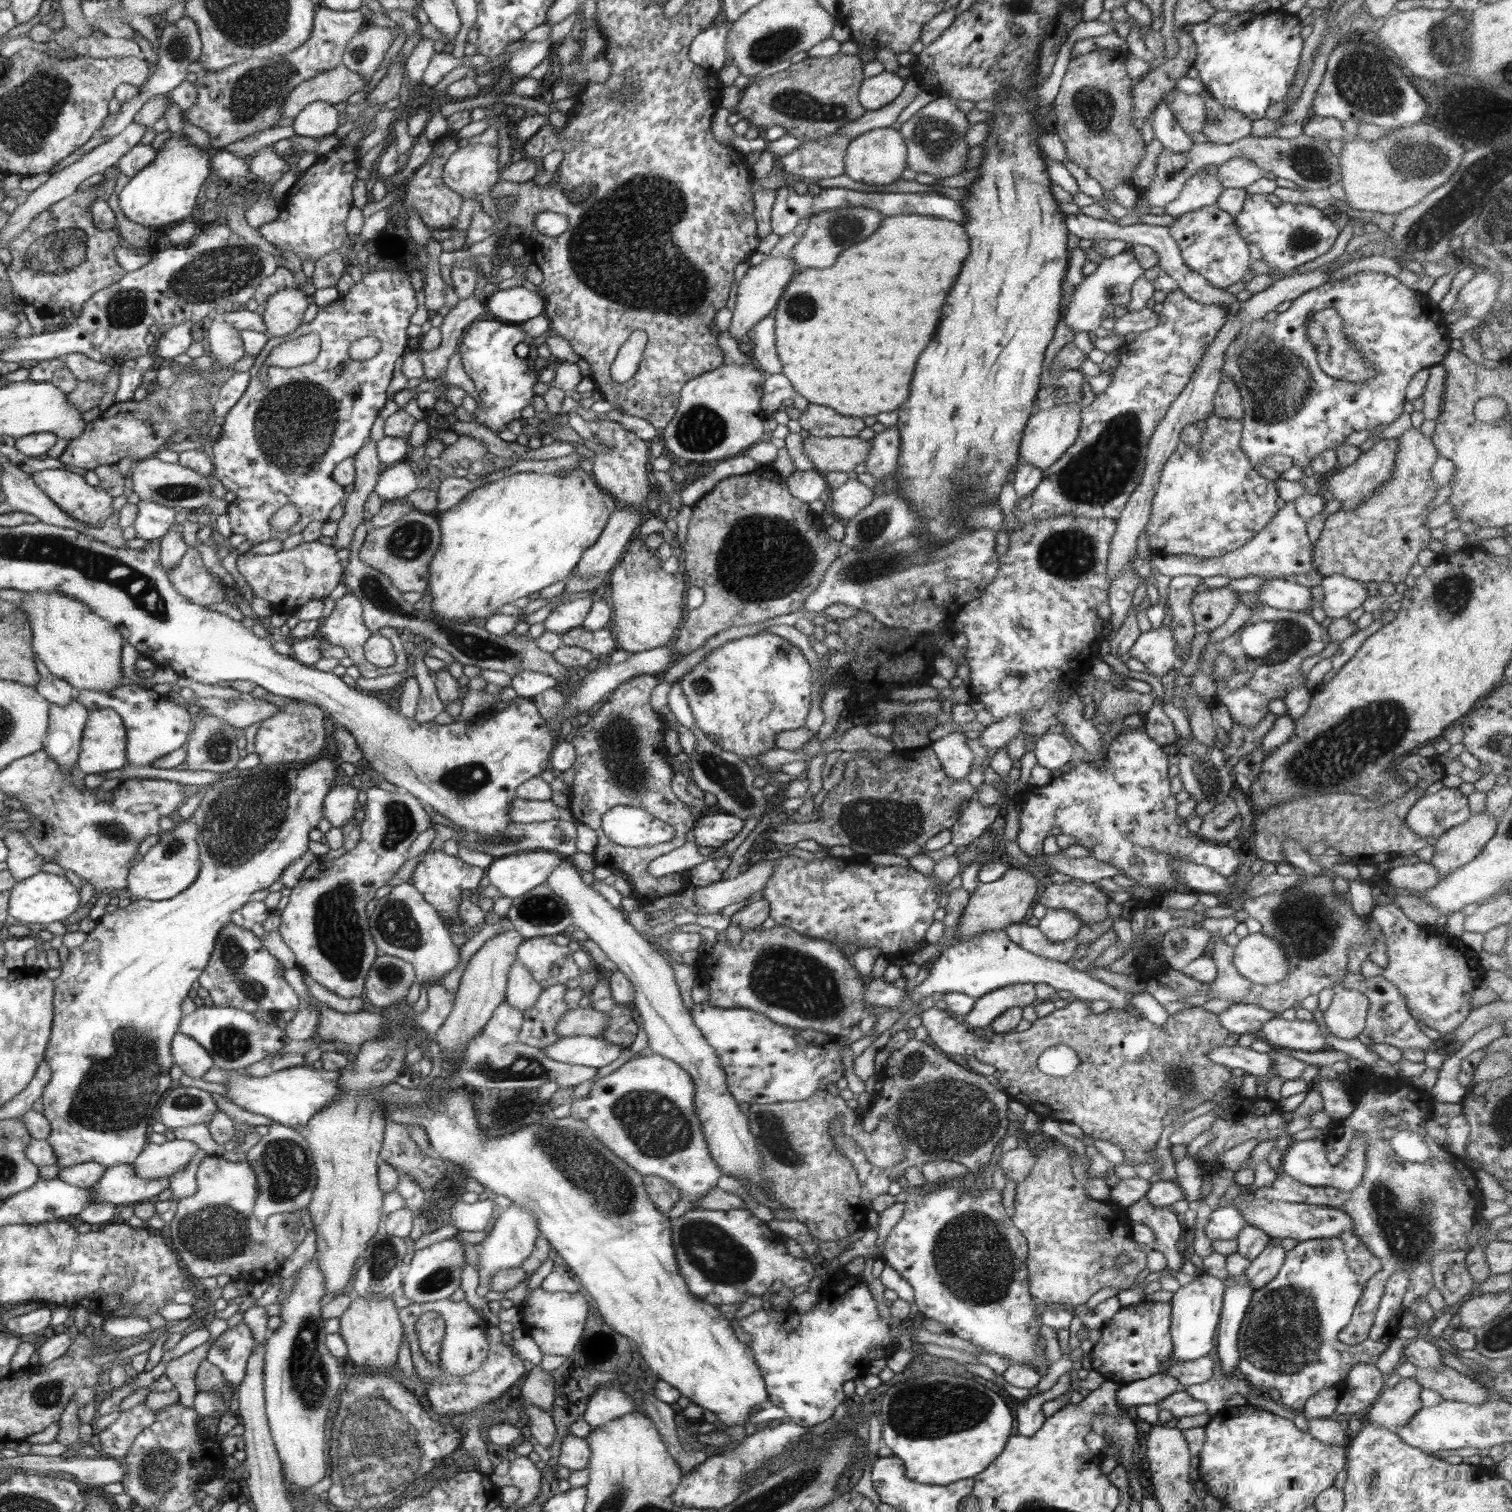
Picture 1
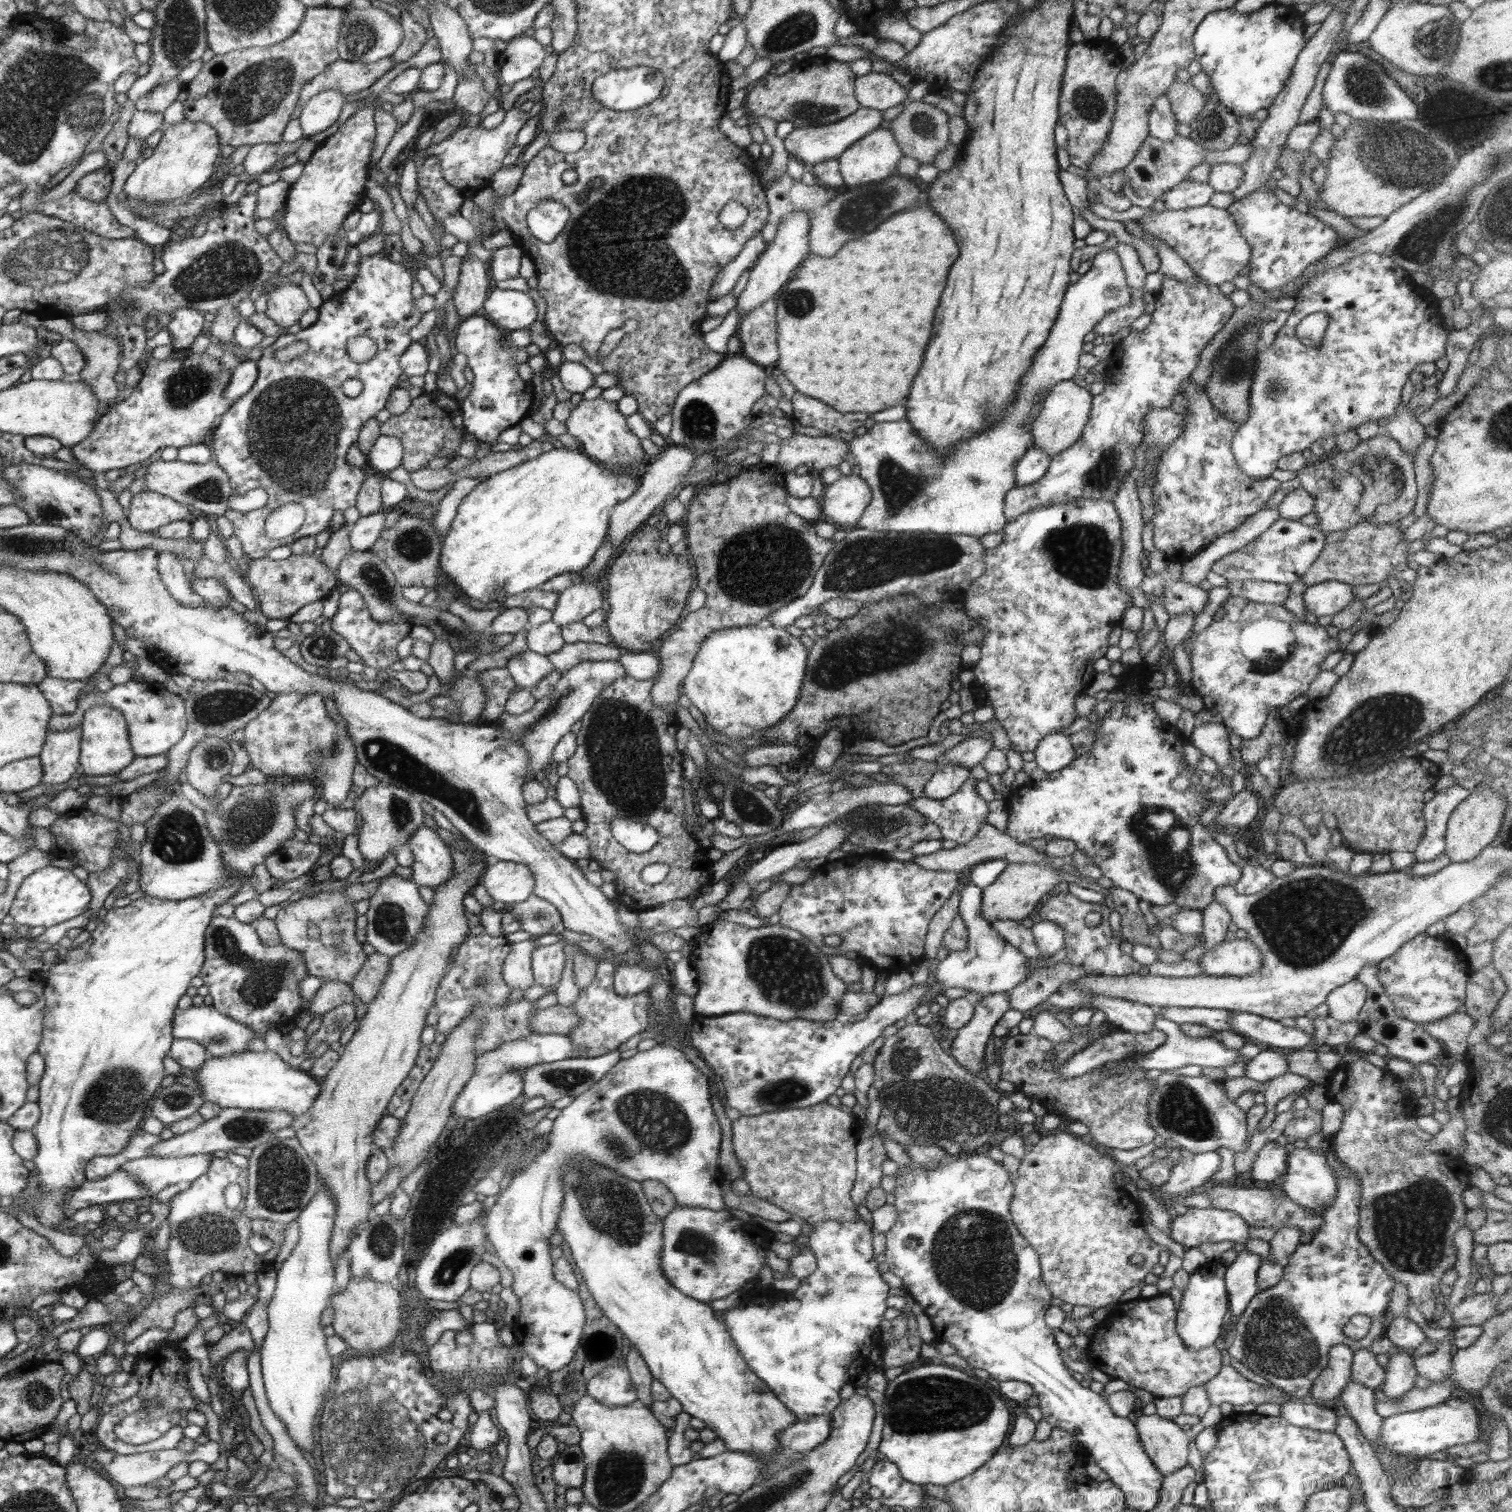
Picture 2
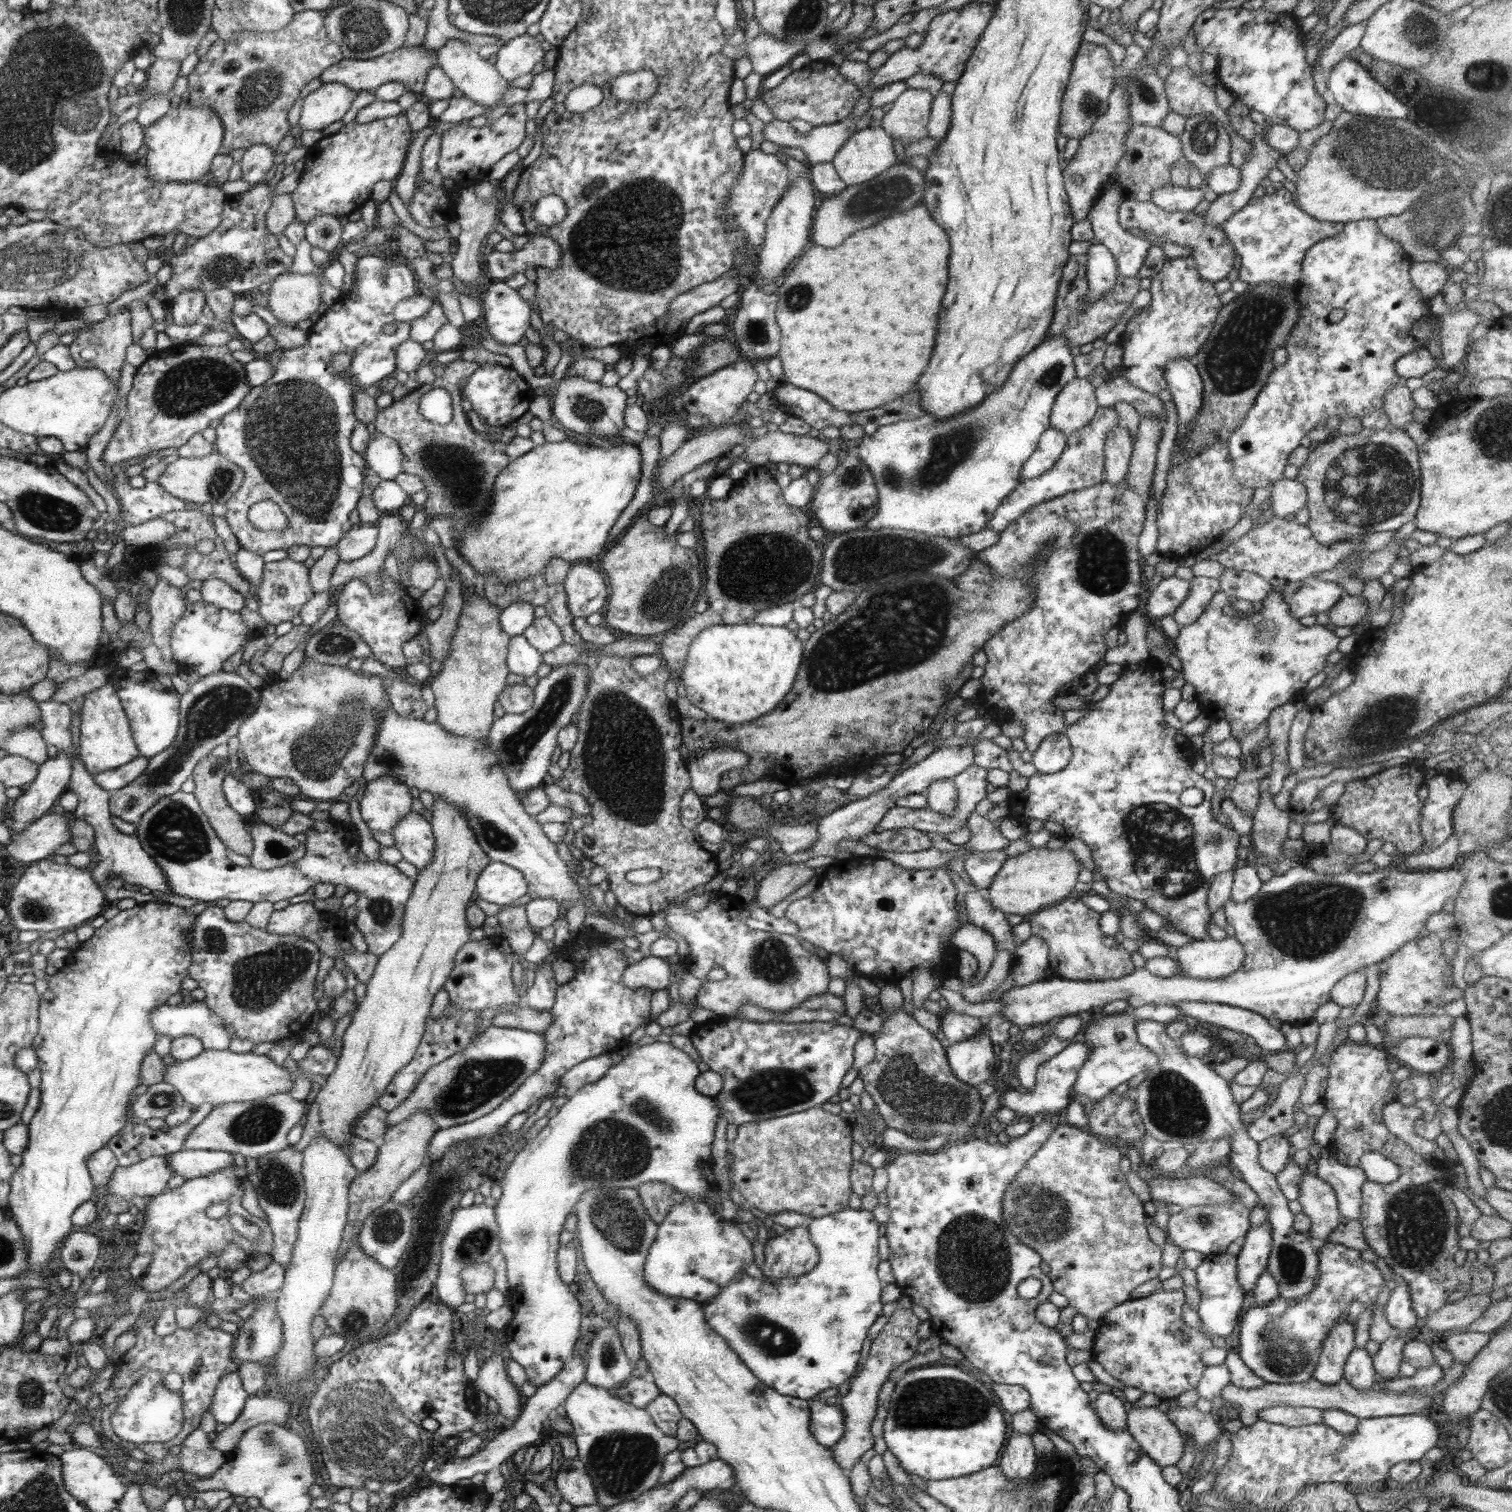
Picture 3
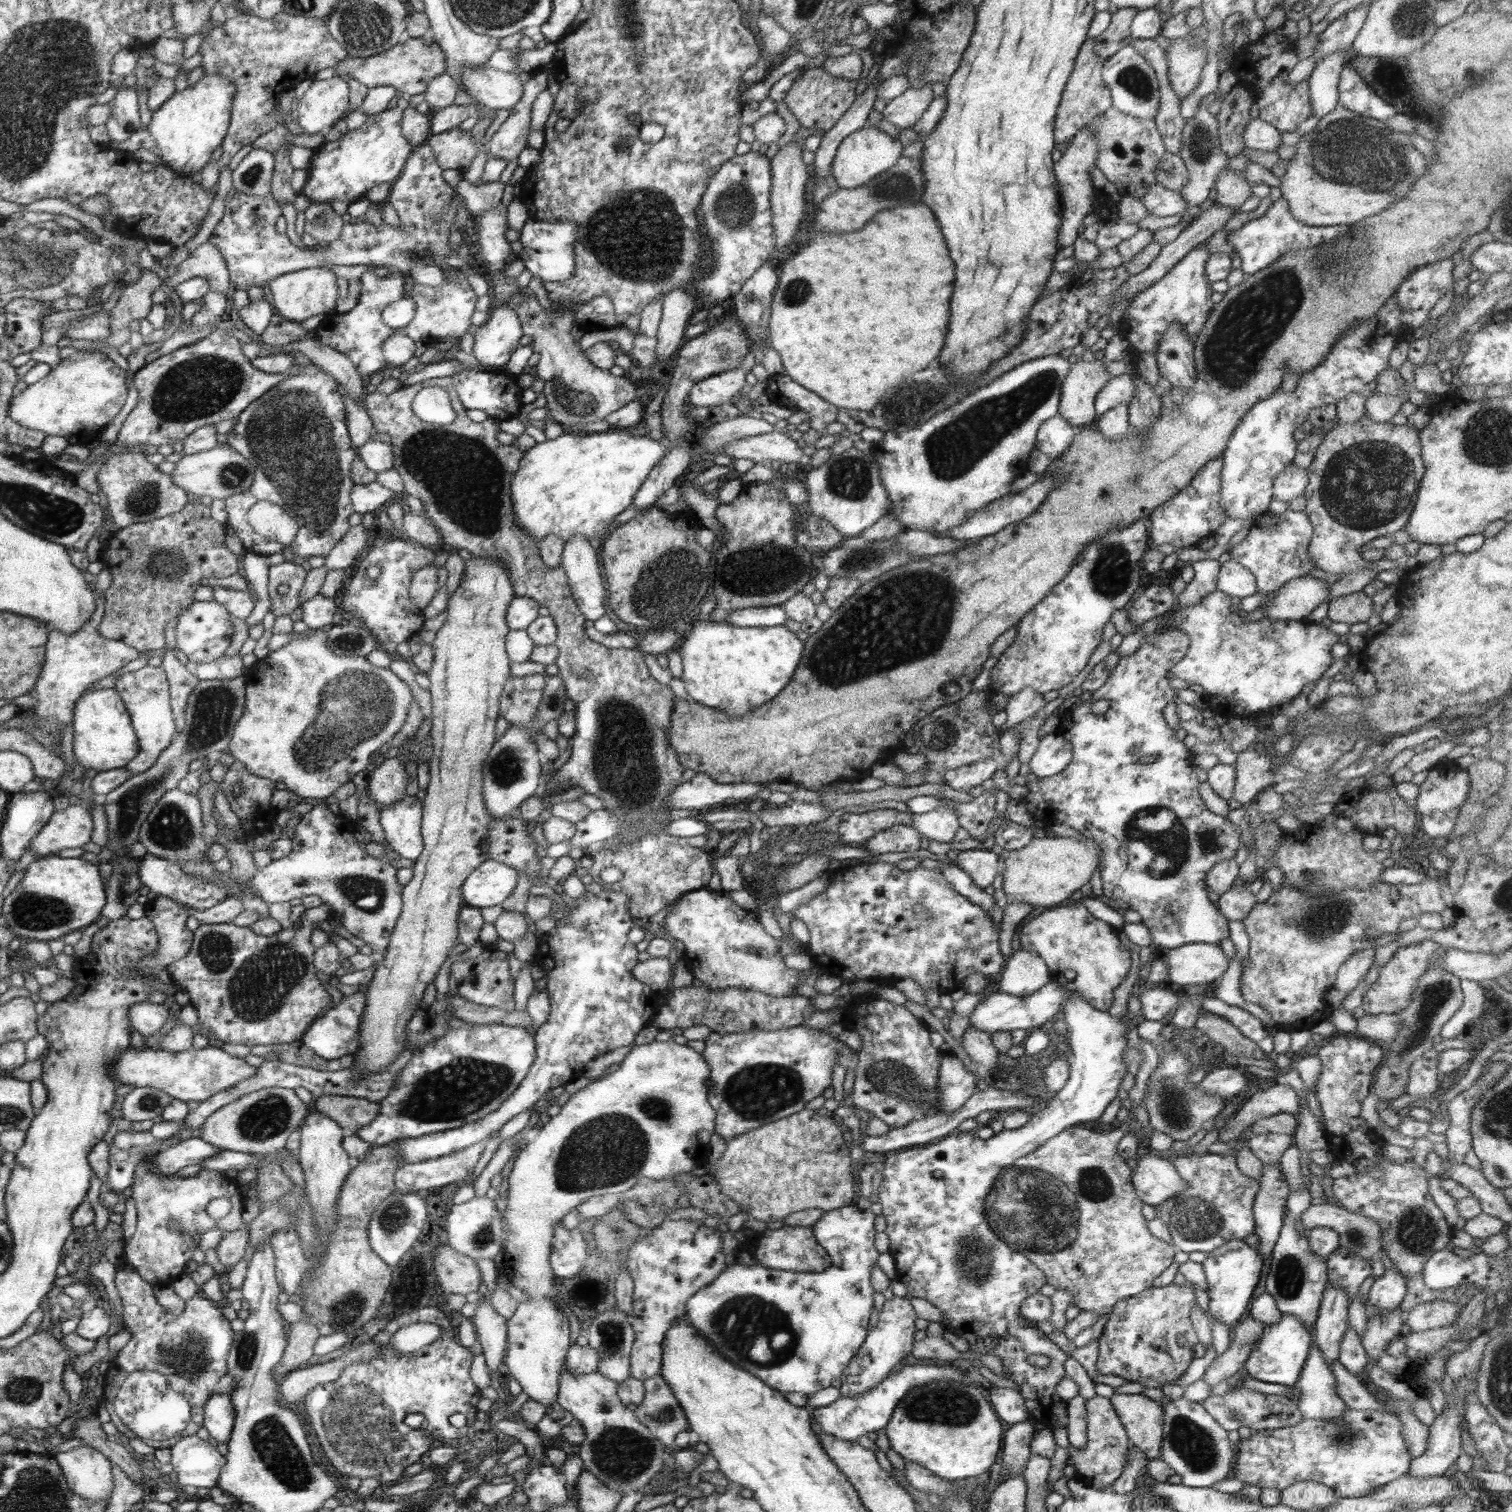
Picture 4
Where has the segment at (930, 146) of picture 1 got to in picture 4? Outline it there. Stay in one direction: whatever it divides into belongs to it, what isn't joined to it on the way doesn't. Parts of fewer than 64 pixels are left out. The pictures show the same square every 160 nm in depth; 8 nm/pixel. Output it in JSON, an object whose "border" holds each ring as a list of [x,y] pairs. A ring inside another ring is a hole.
{"border":[[[929,84],[922,87],[908,88],[906,92],[887,102],[883,119],[892,122],[898,129],[913,128],[915,122],[926,112],[934,100],[934,92]]]}

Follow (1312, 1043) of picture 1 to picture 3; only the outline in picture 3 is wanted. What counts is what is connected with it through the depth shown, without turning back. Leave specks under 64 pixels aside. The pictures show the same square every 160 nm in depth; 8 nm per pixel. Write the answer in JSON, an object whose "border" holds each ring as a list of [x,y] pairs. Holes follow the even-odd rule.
{"border":[[[1177,1002],[1176,1008],[1190,1017],[1222,1028],[1235,1030],[1242,1035],[1248,1035],[1263,1050],[1278,1052],[1287,1050],[1286,1036],[1268,1022],[1264,1016],[1250,1010],[1214,1004],[1213,1002]]]}

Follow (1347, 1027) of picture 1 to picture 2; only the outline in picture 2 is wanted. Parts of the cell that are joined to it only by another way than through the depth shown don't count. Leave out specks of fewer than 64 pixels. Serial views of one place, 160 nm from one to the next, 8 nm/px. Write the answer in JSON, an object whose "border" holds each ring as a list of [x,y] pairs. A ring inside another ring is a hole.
{"border":[[[1357,980],[1335,988],[1325,1002],[1329,1016],[1344,1023],[1357,1021],[1366,997],[1366,986]]]}

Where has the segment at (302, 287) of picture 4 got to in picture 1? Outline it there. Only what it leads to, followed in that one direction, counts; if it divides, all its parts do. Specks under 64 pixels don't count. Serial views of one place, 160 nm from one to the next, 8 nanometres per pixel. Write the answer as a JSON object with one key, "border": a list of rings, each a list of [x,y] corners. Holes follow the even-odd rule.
{"border":[[[298,288],[285,289],[274,294],[262,314],[268,338],[286,337],[300,328],[308,308],[306,294]]]}

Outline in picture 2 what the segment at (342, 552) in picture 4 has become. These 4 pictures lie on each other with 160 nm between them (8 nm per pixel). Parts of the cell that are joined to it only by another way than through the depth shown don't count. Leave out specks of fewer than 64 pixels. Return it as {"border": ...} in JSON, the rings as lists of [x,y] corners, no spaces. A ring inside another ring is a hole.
{"border":[[[382,510],[370,516],[360,517],[350,526],[351,532],[348,538],[354,550],[360,550],[360,552],[368,551],[378,541],[386,526],[385,513],[386,510]]]}

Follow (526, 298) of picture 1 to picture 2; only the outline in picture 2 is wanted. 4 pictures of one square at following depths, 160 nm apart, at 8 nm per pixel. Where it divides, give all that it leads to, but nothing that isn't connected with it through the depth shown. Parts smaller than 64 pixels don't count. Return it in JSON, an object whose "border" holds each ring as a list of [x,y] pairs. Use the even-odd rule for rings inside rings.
{"border":[[[498,288],[488,294],[481,313],[508,334],[530,328],[538,316],[536,304],[528,293]]]}

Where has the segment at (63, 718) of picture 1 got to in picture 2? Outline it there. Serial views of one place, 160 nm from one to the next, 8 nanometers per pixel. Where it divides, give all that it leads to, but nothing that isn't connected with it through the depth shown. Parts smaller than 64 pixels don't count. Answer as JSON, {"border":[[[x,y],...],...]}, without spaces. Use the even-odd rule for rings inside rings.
{"border":[[[81,727],[50,732],[45,748],[38,758],[44,768],[41,784],[46,786],[68,783],[81,768]]]}

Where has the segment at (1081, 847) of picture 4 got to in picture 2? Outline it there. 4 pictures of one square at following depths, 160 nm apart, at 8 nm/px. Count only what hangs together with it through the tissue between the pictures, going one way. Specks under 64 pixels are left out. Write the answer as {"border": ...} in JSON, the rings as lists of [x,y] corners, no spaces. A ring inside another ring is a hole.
{"border":[[[1008,864],[1008,867],[998,876],[998,880],[982,891],[982,918],[989,923],[995,920],[1024,920],[1035,911],[1036,904],[1044,894],[1057,891],[1060,882],[1062,882],[1061,870],[1055,870],[1050,865]]]}

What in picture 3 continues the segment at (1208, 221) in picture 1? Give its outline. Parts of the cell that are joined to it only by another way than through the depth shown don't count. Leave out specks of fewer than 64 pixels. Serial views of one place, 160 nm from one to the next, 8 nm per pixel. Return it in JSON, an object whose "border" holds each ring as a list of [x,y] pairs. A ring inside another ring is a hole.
{"border":[[[1138,196],[1125,197],[1118,209],[1119,223],[1128,230],[1139,228],[1151,232],[1161,238],[1166,238],[1178,246],[1190,248],[1190,257],[1196,264],[1196,270],[1200,277],[1210,283],[1216,283],[1227,278],[1232,272],[1236,260],[1236,250],[1227,239],[1222,225],[1208,225],[1205,223],[1205,216],[1190,212],[1168,212],[1156,206],[1151,200],[1146,201]]]}

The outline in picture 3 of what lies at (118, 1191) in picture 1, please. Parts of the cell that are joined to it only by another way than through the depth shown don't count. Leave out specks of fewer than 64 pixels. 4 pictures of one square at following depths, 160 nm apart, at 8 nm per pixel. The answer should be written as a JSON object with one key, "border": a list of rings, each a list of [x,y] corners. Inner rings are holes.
{"border":[[[186,1150],[167,1155],[169,1167],[182,1178],[208,1176],[234,1163],[233,1153],[210,1150]]]}

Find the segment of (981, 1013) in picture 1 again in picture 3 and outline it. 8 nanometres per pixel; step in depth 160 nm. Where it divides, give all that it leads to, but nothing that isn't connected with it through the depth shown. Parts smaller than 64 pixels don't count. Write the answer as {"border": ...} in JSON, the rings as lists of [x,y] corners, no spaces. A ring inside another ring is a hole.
{"border":[[[987,1026],[974,1038],[946,1047],[952,1072],[960,1081],[975,1087],[991,1082],[996,1056]]]}

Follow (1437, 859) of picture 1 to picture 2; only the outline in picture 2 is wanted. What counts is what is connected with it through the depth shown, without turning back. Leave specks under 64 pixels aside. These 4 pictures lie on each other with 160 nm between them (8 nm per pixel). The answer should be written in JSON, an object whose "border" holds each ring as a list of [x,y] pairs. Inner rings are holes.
{"border":[[[1490,788],[1471,791],[1470,797],[1467,797],[1456,810],[1452,812],[1447,823],[1445,832],[1445,851],[1443,852],[1451,862],[1468,862],[1476,858],[1482,849],[1485,849],[1496,837],[1502,828],[1504,822],[1504,812],[1506,812],[1506,801],[1500,793],[1494,792]]]}

